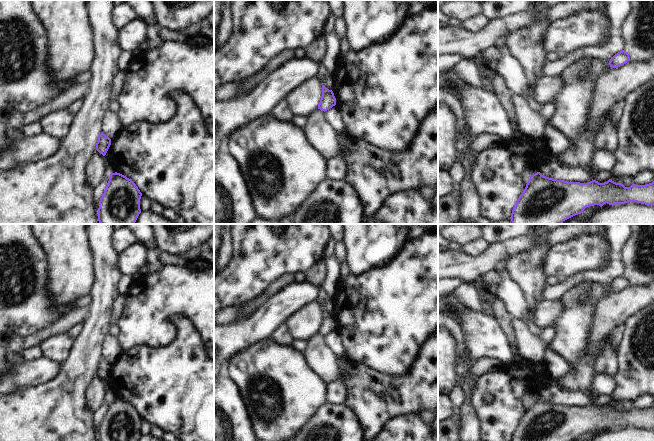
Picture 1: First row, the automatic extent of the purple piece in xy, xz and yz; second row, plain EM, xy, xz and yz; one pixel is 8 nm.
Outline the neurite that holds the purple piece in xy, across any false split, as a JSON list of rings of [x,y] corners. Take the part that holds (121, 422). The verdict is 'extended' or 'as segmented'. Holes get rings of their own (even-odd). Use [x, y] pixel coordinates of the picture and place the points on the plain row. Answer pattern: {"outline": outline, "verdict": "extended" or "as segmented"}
{"outline": [[[111,397],[99,425],[98,441],[138,441],[142,417],[136,408],[120,397]]], "verdict": "as segmented"}

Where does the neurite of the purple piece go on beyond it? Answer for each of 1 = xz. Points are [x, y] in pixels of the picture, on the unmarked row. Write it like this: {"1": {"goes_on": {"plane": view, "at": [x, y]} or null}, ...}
{"1": {"goes_on": null}}

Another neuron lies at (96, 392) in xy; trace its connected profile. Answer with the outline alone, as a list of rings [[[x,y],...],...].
[[[97,374],[91,379],[86,388],[86,404],[94,411],[104,400],[110,397],[105,380]]]

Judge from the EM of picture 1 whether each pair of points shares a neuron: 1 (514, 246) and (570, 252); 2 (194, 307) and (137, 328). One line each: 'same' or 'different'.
1: different
2: same

